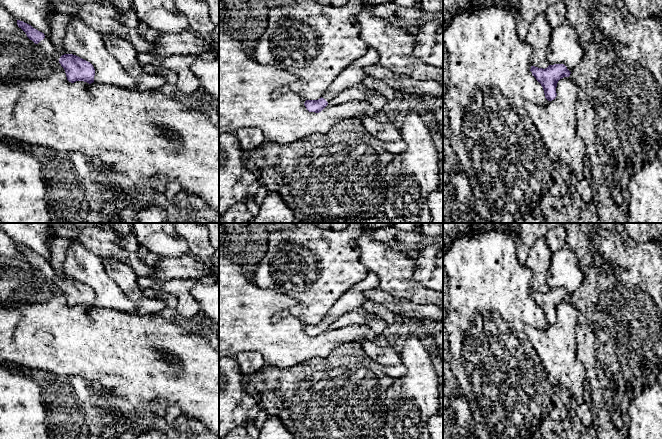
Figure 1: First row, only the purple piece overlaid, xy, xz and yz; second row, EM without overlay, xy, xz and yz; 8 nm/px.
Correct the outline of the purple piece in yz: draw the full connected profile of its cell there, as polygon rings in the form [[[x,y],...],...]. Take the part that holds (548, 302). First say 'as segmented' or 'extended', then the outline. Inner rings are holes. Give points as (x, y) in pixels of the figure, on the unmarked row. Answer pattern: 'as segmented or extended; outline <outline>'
as segmented; outline [[[564,288],[549,289],[547,292],[531,290],[530,295],[544,314],[545,322],[552,325],[556,322],[556,311],[560,303],[569,301],[571,296]]]

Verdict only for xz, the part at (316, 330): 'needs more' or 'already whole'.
needs more

